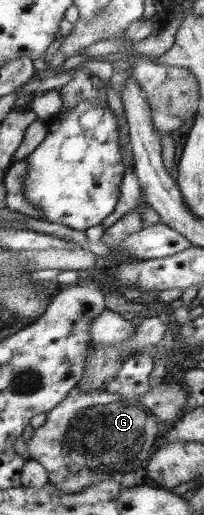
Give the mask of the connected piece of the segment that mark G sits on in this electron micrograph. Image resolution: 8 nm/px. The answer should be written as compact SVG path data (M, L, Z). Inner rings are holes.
M75 387L65 399L47 412L45 424L34 431L26 446L29 459L37 461L48 472L49 483L63 494L75 494L113 477L115 473L122 475L145 465L158 446L161 434L160 423L140 402L108 390L82 390Z

